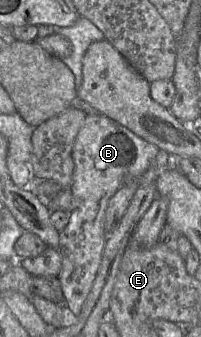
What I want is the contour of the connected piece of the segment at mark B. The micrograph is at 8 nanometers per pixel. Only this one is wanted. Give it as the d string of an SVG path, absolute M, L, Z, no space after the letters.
M100 113L97 115L87 115L86 119L84 120L76 136L73 152L72 152L72 158L75 165L73 176L72 176L72 194L74 199L77 200L77 207L70 212L70 220L67 226L65 227L63 231L59 233L59 246L57 248L62 257L62 264L61 264L60 272L58 274L58 279L62 287L63 305L65 305L76 317L81 312L81 309L92 288L94 279L96 277L97 271L101 263L102 252L103 252L105 240L107 237L107 234L104 230L104 221L105 221L105 211L108 206L108 202L111 199L111 197L117 192L117 190L127 180L138 180L145 173L145 171L149 168L149 166L151 165L151 162L154 160L155 156L157 155L158 151L159 149L155 145L145 141L144 139L142 139L141 137L137 136L132 131L130 131L128 128L120 125L119 123L115 122L114 120Z

